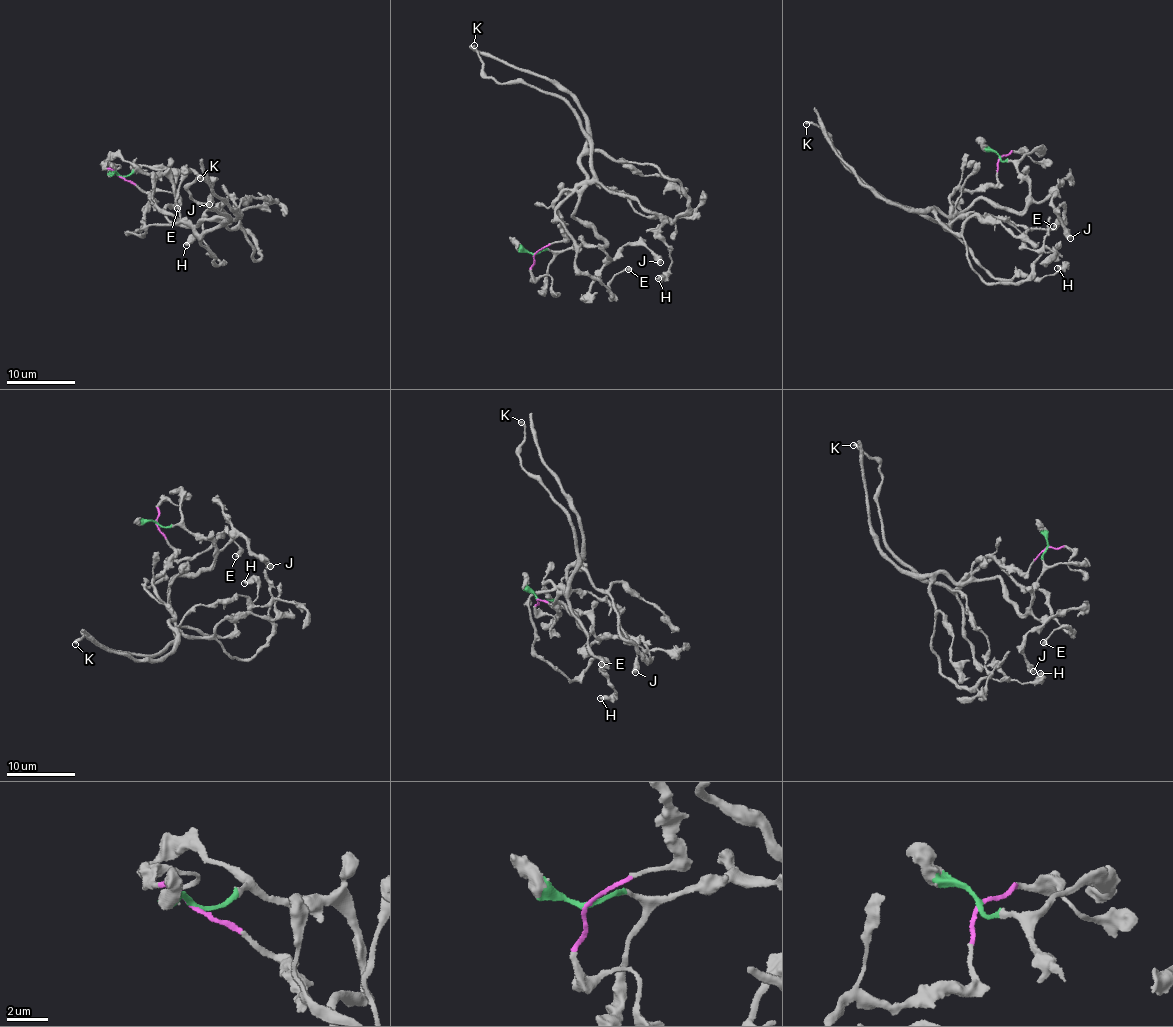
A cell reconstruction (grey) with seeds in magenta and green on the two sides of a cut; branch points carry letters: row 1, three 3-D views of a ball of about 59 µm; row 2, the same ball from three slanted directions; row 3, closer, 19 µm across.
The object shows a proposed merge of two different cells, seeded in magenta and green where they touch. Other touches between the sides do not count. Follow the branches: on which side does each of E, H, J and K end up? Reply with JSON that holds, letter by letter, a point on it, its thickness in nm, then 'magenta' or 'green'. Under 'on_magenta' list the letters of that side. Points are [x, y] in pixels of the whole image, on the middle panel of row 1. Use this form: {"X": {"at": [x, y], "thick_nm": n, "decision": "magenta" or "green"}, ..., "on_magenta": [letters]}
{"E": {"at": [628, 269], "thick_nm": 360, "decision": "magenta"}, "H": {"at": [658, 278], "thick_nm": 440, "decision": "magenta"}, "J": {"at": [660, 262], "thick_nm": 600, "decision": "green"}, "K": {"at": [474, 45], "thick_nm": 320, "decision": "magenta"}, "on_magenta": ["E", "H", "K"]}

